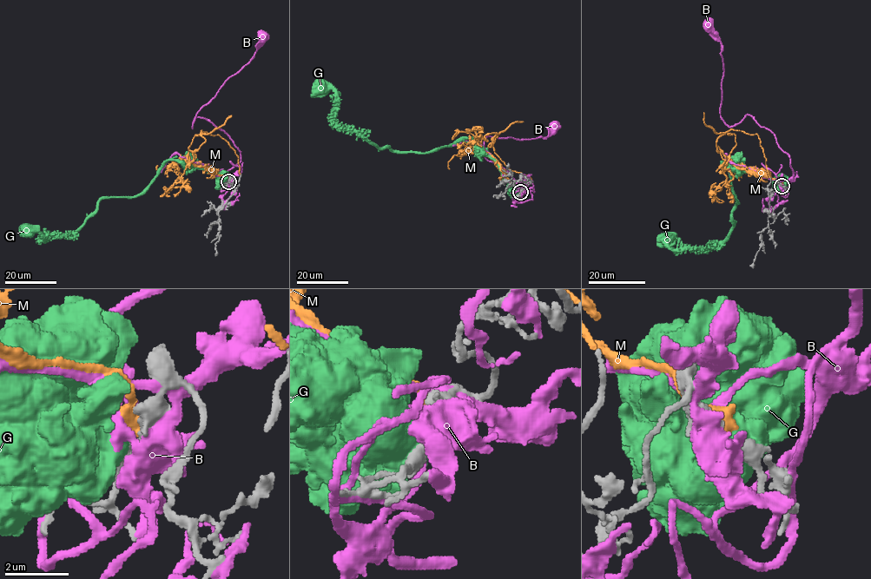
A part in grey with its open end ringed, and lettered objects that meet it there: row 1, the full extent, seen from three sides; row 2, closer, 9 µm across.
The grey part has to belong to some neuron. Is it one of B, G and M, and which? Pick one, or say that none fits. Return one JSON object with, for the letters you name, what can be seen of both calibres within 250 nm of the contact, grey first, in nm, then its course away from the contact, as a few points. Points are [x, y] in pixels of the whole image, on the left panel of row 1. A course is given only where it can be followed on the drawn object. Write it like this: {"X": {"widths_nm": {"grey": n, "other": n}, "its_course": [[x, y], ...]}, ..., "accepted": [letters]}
{"M": {"widths_nm": {"grey": 420, "other": 600}, "its_course": [[228, 180], [184, 156], [185, 161], [190, 162], [205, 141], [201, 130], [227, 142], [238, 157], [240, 174]]}, "accepted": ["M"]}

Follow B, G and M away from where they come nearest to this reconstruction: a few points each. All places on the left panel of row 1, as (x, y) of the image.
B: (230, 180), (225, 174), (240, 161), (240, 151), (212, 123), (196, 117), (192, 123), (248, 62), (264, 35)
G: (227, 182), (207, 170), (168, 160), (141, 192), (103, 197), (76, 229), (42, 239), (28, 229)
M: (228, 180), (184, 156), (185, 161), (190, 162), (205, 141), (201, 130), (227, 142), (238, 157), (240, 174)

